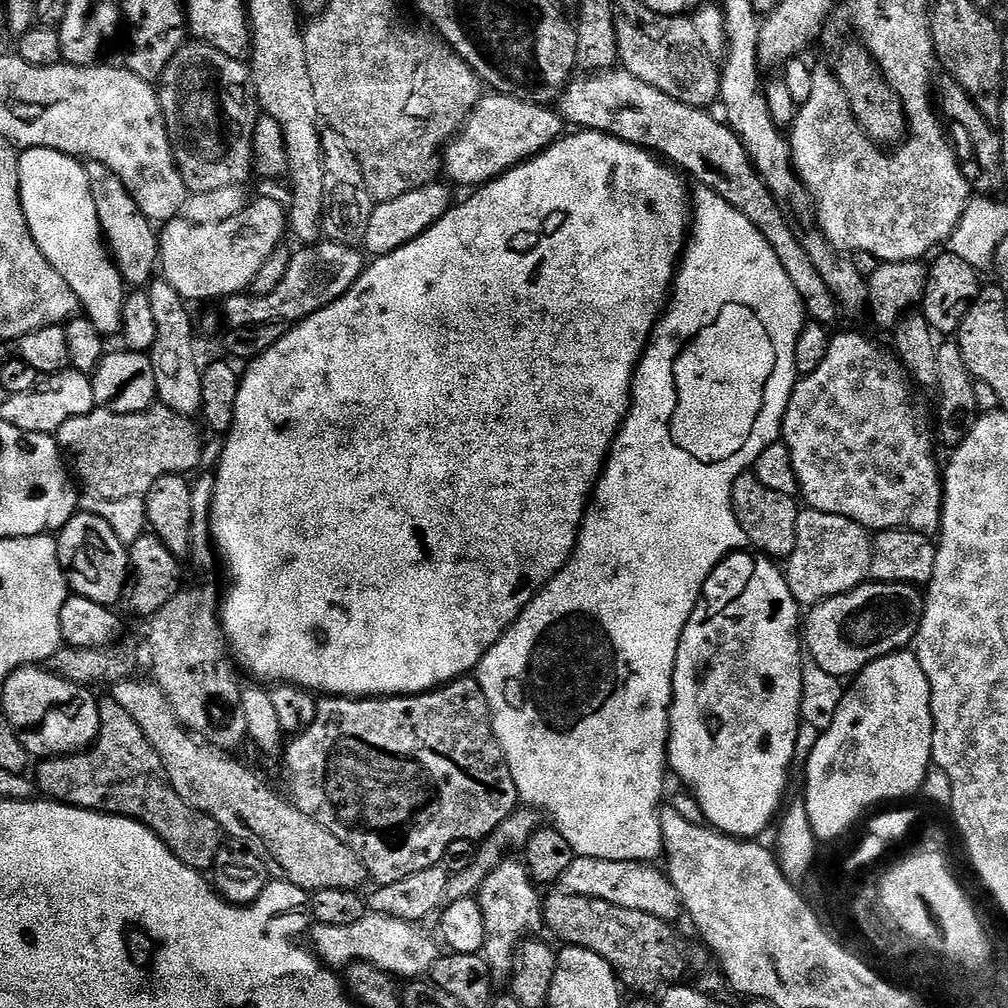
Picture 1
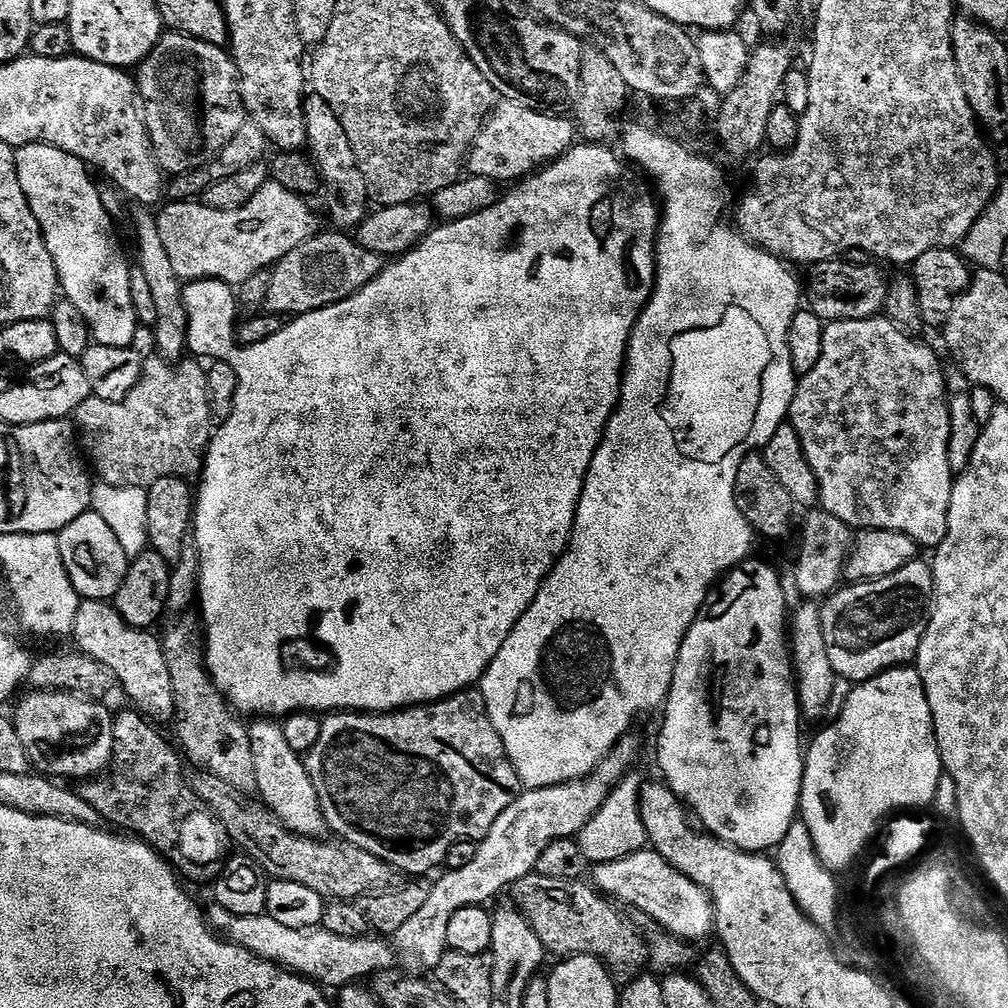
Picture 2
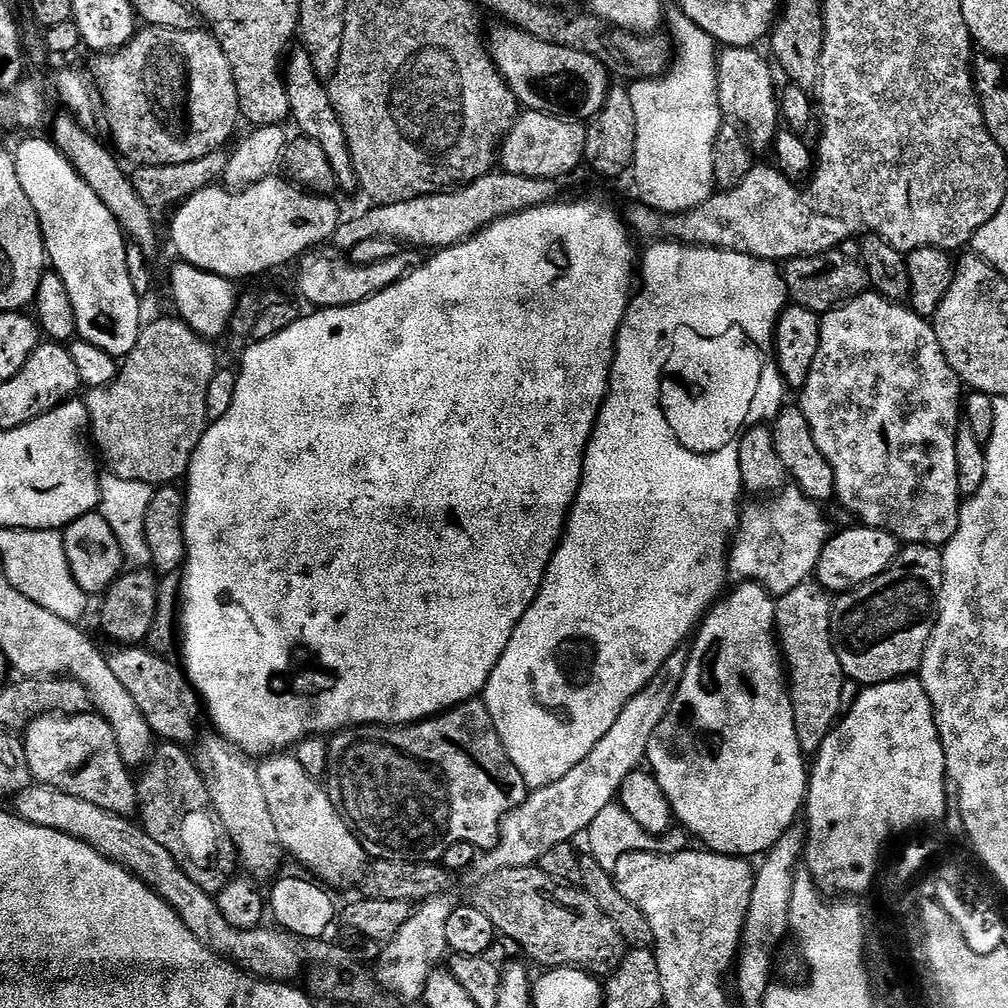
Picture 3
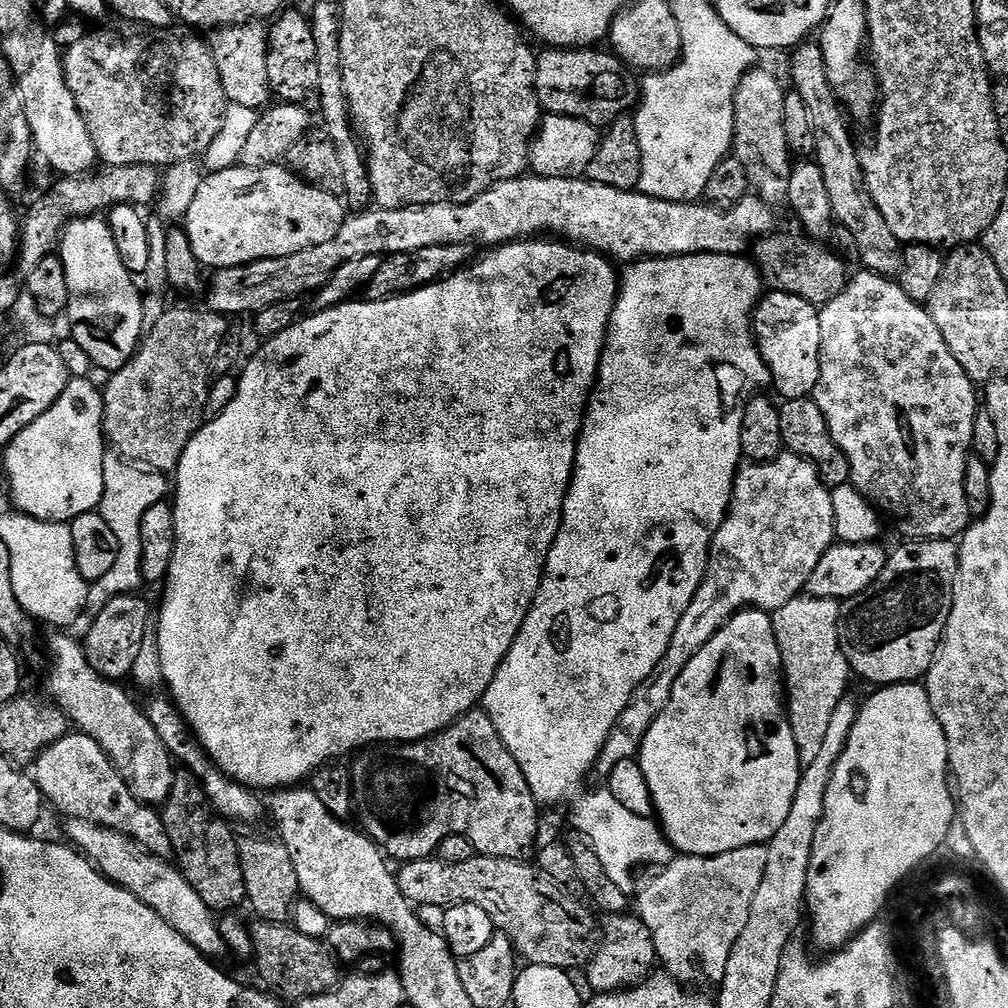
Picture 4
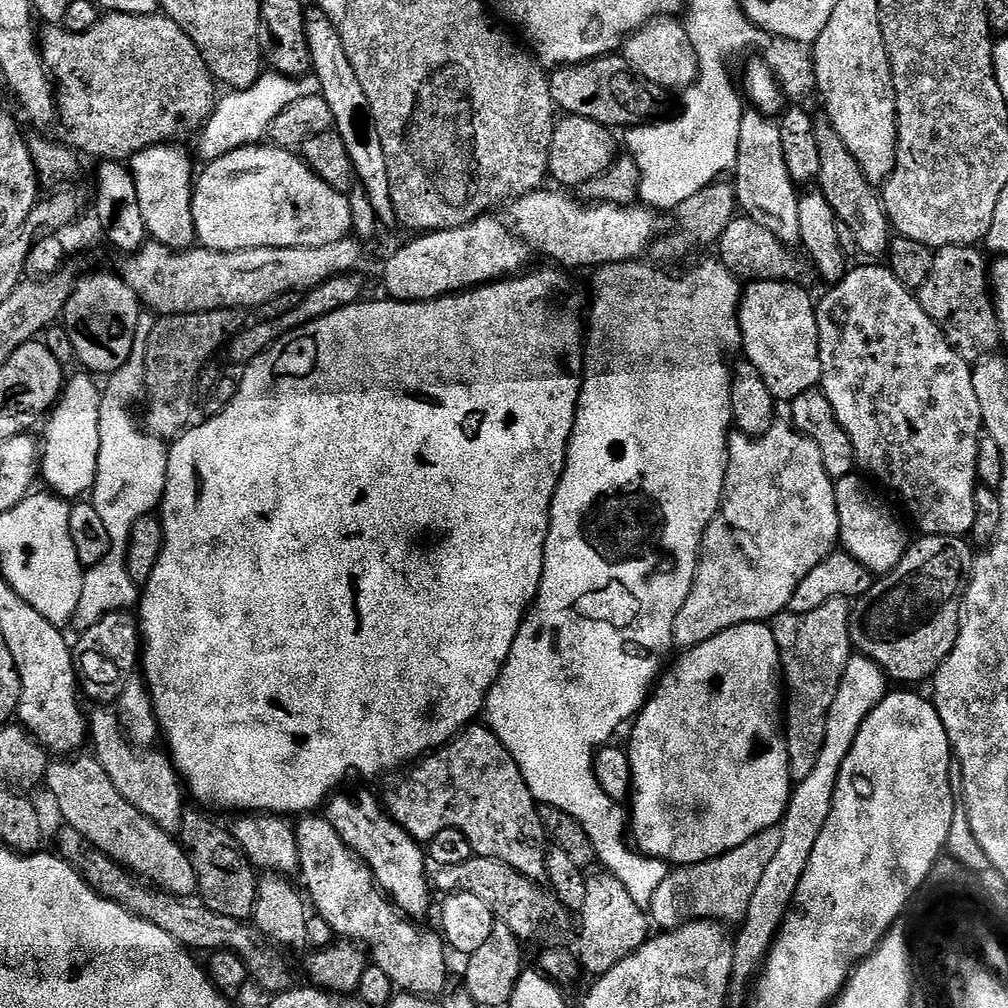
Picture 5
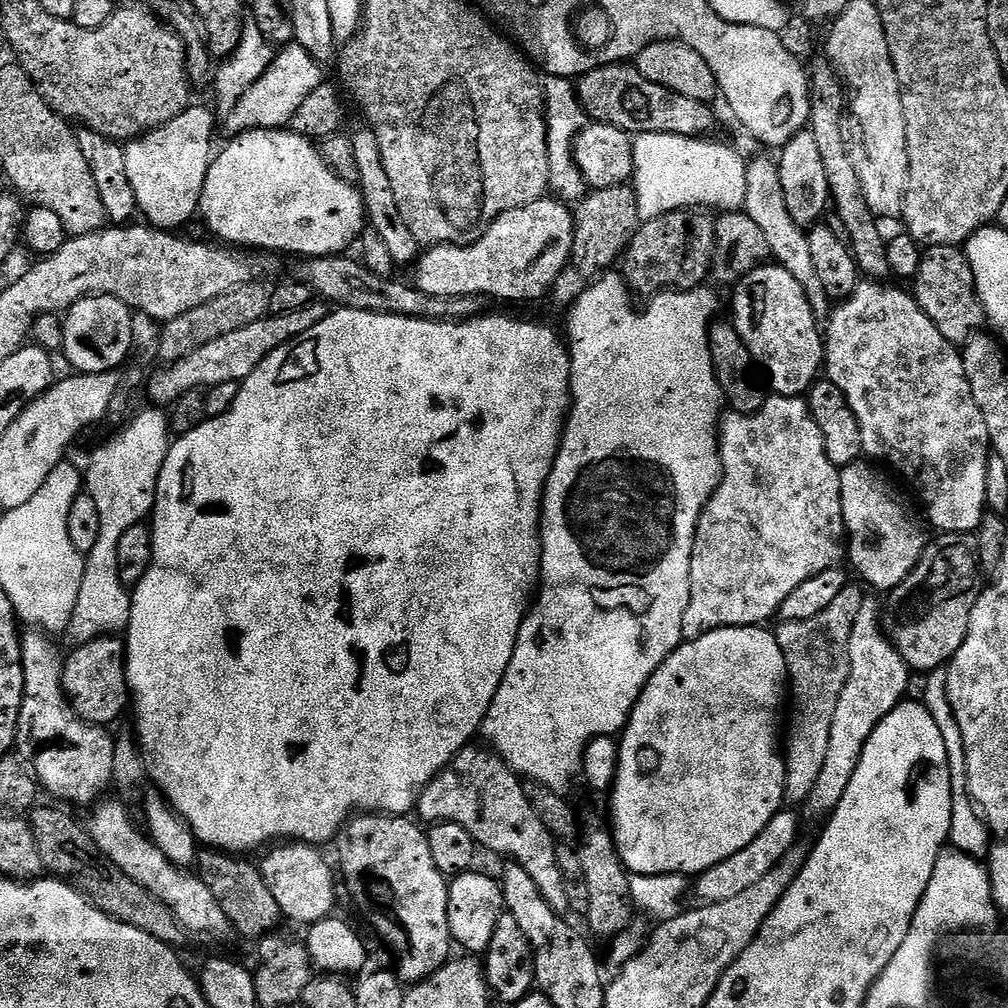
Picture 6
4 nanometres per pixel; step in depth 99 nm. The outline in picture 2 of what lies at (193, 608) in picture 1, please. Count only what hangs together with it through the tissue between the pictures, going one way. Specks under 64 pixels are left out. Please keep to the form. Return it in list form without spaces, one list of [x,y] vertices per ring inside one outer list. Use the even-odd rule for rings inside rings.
[[[184,620],[162,632],[166,666],[170,669],[170,686],[174,690],[175,743],[189,765],[197,764],[205,768],[214,779],[224,783],[221,785],[225,789],[236,794],[255,793],[257,789],[249,725],[221,694],[212,675],[208,673],[206,640],[201,625],[197,621],[196,624],[192,620]]]

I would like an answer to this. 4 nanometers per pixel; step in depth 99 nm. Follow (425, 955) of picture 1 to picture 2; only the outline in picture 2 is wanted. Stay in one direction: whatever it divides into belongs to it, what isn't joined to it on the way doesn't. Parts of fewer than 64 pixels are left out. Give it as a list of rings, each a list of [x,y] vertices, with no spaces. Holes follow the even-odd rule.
[[[213,903],[211,907],[212,909],[207,909],[206,919],[215,935],[230,944],[245,948],[259,960],[269,960],[271,964],[278,964],[281,968],[312,981],[324,990],[339,990],[347,984],[371,978],[377,972],[393,967],[398,960],[393,945],[387,939],[377,938],[372,934],[362,938],[338,938],[338,934],[330,934],[330,930],[323,926],[282,926],[282,922],[267,914],[239,916],[230,914],[230,910],[217,903]]]

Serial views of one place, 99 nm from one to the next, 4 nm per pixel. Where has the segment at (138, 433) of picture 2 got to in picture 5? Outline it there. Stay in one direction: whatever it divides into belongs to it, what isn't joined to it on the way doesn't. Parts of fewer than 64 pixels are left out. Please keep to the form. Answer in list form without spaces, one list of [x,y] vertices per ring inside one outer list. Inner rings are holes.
[[[219,308],[209,312],[157,319],[154,332],[150,336],[149,348],[146,350],[146,378],[144,379],[148,409],[144,412],[144,420],[142,416],[142,424],[149,436],[154,436],[159,441],[172,442],[193,423],[192,403],[196,400],[196,379],[199,378],[200,371],[207,366],[208,359],[220,347],[221,351],[232,337],[245,327],[244,316],[245,313],[238,308]]]

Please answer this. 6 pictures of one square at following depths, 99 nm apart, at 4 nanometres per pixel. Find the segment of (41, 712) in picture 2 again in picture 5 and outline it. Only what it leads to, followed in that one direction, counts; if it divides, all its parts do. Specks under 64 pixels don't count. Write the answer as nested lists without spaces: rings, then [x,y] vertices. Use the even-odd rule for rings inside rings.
[[[84,755],[72,759],[60,758],[48,766],[46,789],[52,795],[64,819],[63,823],[78,830],[82,838],[86,838],[94,848],[115,860],[129,873],[137,877],[145,876],[149,885],[177,898],[195,897],[198,892],[196,875],[194,866],[190,866],[190,858],[184,853],[184,845],[173,833],[150,822],[142,810],[134,810],[134,806],[130,806],[130,802],[118,794],[114,782],[110,782],[95,755]]]

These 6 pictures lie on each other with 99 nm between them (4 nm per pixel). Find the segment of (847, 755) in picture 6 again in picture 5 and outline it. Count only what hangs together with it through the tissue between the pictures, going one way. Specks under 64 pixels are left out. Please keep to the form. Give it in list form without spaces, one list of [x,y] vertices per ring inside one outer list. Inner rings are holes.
[[[859,654],[848,659],[842,682],[838,686],[838,694],[834,694],[834,706],[830,706],[830,714],[826,718],[826,742],[822,742],[822,754],[818,754],[814,770],[810,770],[807,778],[798,781],[788,797],[788,808],[784,811],[784,819],[779,825],[782,843],[778,845],[778,854],[774,854],[770,866],[766,866],[766,874],[762,874],[762,882],[758,882],[754,898],[750,898],[748,915],[739,925],[740,933],[735,933],[732,945],[733,985],[739,986],[747,980],[752,982],[757,979],[768,958],[768,951],[772,949],[780,927],[788,916],[788,910],[792,907],[798,882],[806,870],[806,862],[810,862],[814,842],[818,842],[818,834],[822,834],[822,826],[826,826],[826,818],[830,818],[842,762],[846,762],[846,754],[850,754],[850,746],[854,746],[854,738],[858,738],[862,722],[866,722],[868,715],[882,703],[889,691],[888,677],[873,660]]]

